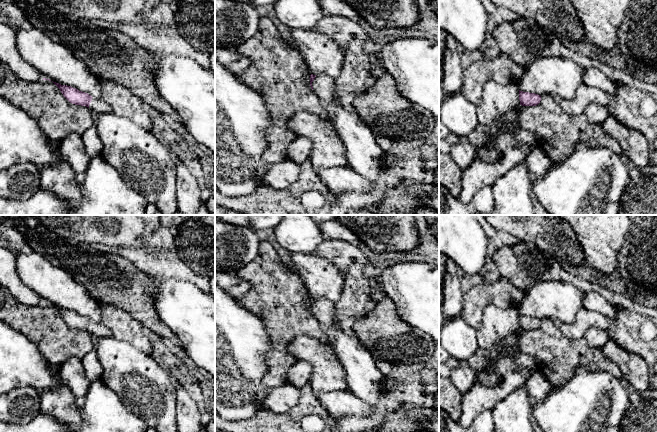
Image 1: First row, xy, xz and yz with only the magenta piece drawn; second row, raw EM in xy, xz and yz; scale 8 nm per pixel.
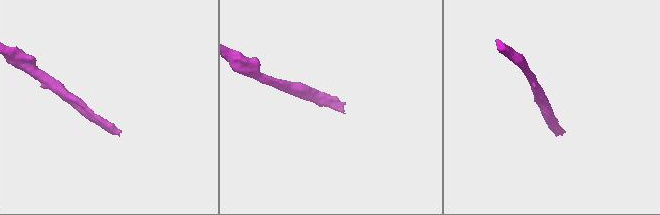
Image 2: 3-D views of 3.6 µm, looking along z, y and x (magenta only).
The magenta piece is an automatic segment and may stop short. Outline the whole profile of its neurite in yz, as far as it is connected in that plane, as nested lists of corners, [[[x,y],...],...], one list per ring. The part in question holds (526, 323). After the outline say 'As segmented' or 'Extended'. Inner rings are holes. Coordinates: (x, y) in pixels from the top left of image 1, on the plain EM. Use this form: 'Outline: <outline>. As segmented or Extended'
Outline: [[[519,314],[519,324],[522,330],[536,330],[541,325],[541,320],[535,317],[523,316]]]. As segmented

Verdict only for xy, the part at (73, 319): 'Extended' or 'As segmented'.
Extended

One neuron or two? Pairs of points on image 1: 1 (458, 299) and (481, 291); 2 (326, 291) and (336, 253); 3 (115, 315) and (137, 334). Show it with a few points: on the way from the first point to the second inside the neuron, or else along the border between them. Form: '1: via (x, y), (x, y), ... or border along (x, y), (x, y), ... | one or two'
1: border along (464, 293), (463, 312), (460, 315) | two
2: border along (312, 254), (331, 261), (343, 273), (344, 285) | two
3: via (120, 320), (132, 332) | one

